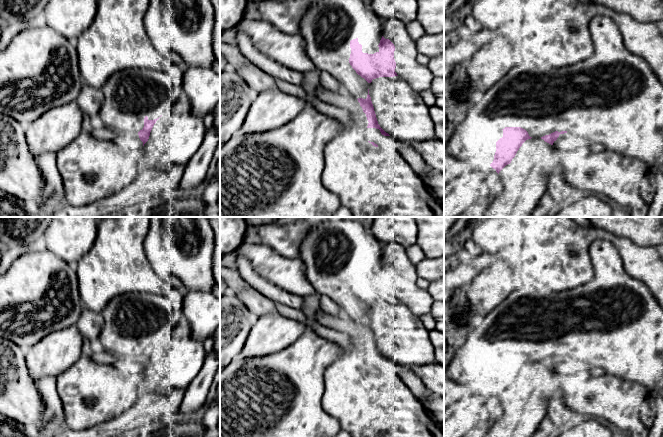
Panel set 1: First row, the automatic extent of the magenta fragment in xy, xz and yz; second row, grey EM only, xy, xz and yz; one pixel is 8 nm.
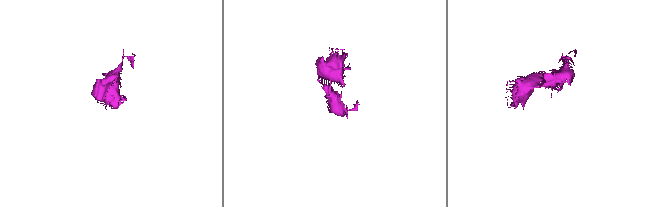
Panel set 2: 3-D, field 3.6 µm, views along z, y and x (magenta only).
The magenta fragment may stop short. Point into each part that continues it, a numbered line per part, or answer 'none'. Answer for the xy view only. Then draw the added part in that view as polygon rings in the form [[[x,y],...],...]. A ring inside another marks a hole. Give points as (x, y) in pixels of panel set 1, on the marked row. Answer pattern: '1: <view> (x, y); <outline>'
1: xy (176, 136); [[[188,98],[179,99],[154,124],[140,161],[162,172],[173,165],[185,166],[200,148],[205,132],[203,118],[192,113]]]

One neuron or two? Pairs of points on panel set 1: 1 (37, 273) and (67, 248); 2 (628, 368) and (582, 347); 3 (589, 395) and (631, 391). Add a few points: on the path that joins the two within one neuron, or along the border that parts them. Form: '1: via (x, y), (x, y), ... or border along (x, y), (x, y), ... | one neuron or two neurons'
1: border along (42, 246), (74, 268) | two neurons
2: via (617, 357), (607, 347), (593, 347) | one neuron
3: via (599, 395), (621, 395) | one neuron

